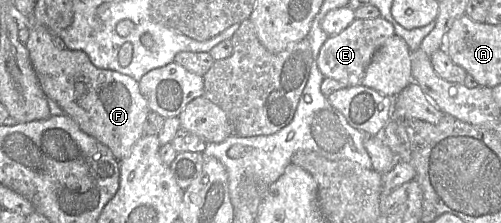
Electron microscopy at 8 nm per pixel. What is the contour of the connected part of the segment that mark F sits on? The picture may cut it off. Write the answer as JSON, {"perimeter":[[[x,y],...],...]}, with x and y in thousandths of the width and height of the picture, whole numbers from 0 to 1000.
{"perimeter":[[[66,72],[52,81],[58,170],[50,206],[92,435],[108,448],[166,592],[214,655],[234,717],[253,704],[267,646],[287,605],[287,552],[301,502],[279,413],[275,368],[234,318],[194,305],[182,283],[178,251],[162,224],[116,220],[106,193],[108,157],[90,117],[74,103]]]}

